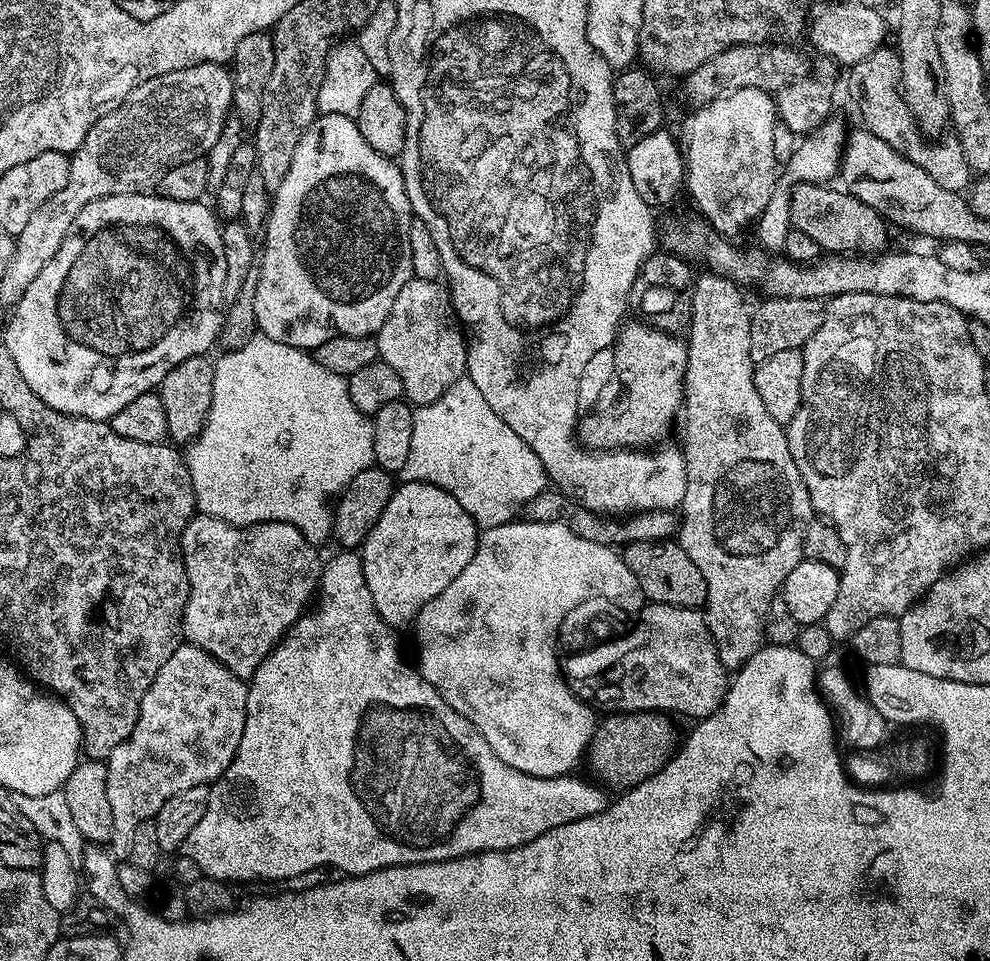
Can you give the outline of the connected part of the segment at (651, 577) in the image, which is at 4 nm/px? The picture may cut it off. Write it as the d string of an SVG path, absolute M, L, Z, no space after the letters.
M675 539L634 542L623 549L622 555L634 578L638 578L638 586L642 586L645 601L697 610L707 605L706 578L702 578L702 570L694 566L690 554L686 554L686 550L682 550Z

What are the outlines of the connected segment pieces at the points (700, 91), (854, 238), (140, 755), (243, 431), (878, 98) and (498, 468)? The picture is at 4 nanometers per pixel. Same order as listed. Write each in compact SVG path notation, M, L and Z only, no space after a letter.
M739 44L730 46L730 50L722 50L722 54L714 54L698 70L689 72L683 77L684 96L692 103L693 109L703 104L714 102L714 98L722 98L734 90L762 90L777 93L789 82L805 75L804 60L795 52L795 47L786 44Z
M798 184L792 188L789 202L791 227L814 238L828 254L872 254L883 249L884 239L890 231L888 221L870 210L870 206L858 202L858 198L849 192L831 192L830 188L824 184Z
M187 642L174 650L142 698L138 722L130 738L126 738L122 746L116 746L106 761L106 798L110 798L110 814L114 818L110 848L117 861L127 861L134 830L138 830L142 822L155 818L158 810L162 810L174 794L182 794L182 790L190 790L194 786L211 785L230 766L230 762L234 762L242 742L242 730L246 726L247 701L248 684L222 666L218 658Z
M256 334L242 349L225 351L221 360L215 361L214 398L210 398L210 410L202 430L186 448L186 459L190 478L196 495L196 507L203 515L213 516L227 524L236 524L246 528L249 524L265 524L266 522L286 522L294 526L308 541L317 546L329 543L332 534L332 513L334 501L344 491L355 476L374 464L374 434L371 419L357 410L354 402L350 402L348 382L345 377L330 374L305 349L286 346L282 342L274 342L270 338Z
M895 47L876 48L874 54L870 54L868 58L862 58L862 62L851 65L850 72L852 72L852 88L856 91L857 102L860 103L860 116L864 119L863 127L870 134L882 138L882 142L886 142L886 146L898 150L898 154L910 158L910 162L914 162L914 166L926 170L926 174L930 174L930 178L934 178L934 182L938 182L938 186L942 186L942 190L963 193L974 176L972 167L966 162L966 154L962 154L962 146L958 142L936 144L940 142L926 141L924 133L916 124L915 116L912 115L912 111L904 101L904 93L900 91L900 54Z
M456 380L442 398L419 405L412 417L414 430L410 437L410 458L406 458L406 466L402 466L398 473L399 479L405 484L422 482L446 490L458 498L458 506L462 506L481 529L513 523L524 506L549 487L550 481L538 454L534 454L534 450L522 442L522 438L518 438L498 414L494 414L494 410L490 410L490 402L482 398L482 390L478 390L472 380Z

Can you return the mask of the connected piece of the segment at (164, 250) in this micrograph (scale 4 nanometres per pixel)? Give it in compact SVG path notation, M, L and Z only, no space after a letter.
M159 194L107 196L106 198L98 198L94 202L90 202L90 206L86 206L82 210L82 214L78 214L78 218L74 218L74 222L70 226L62 246L58 246L58 254L54 254L54 258L50 258L50 262L46 262L46 266L40 271L38 278L34 278L34 282L30 282L30 290L26 290L26 294L22 294L22 298L11 309L12 317L9 318L8 329L5 330L4 336L2 336L2 343L10 350L10 355L14 358L14 362L18 362L18 370L22 370L22 378L26 378L26 383L30 385L30 390L34 390L34 394L38 394L38 398L42 398L42 402L46 402L54 410L65 412L68 416L85 416L91 420L108 422L111 421L114 414L118 414L118 410L122 410L122 406L126 406L126 402L134 402L134 398L138 398L138 394L146 394L147 392L159 389L162 378L166 378L166 374L170 374L170 370L174 370L174 366L178 366L178 362L186 362L186 358L194 358L195 356L211 353L212 344L214 348L214 345L220 339L220 330L224 324L226 311L224 302L226 258L224 257L224 233L221 221L218 219L217 213L209 205L208 209L206 205L207 203L199 200L194 202L178 202Z

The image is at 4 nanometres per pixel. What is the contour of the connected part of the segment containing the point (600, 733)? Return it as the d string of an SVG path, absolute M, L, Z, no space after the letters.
M621 711L605 715L588 743L586 764L588 760L591 775L608 790L627 790L655 776L678 751L676 728L668 720L671 719L662 712Z

